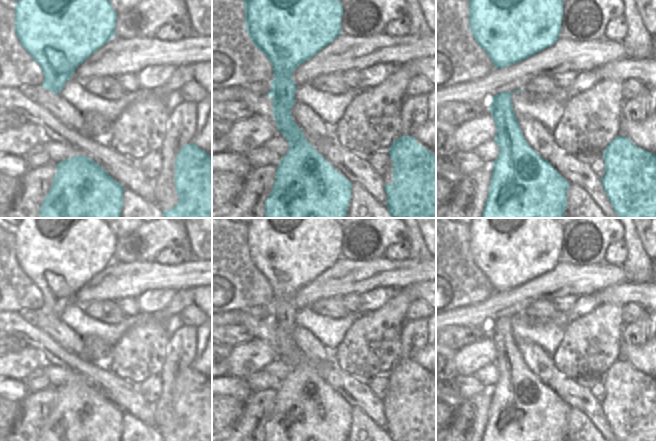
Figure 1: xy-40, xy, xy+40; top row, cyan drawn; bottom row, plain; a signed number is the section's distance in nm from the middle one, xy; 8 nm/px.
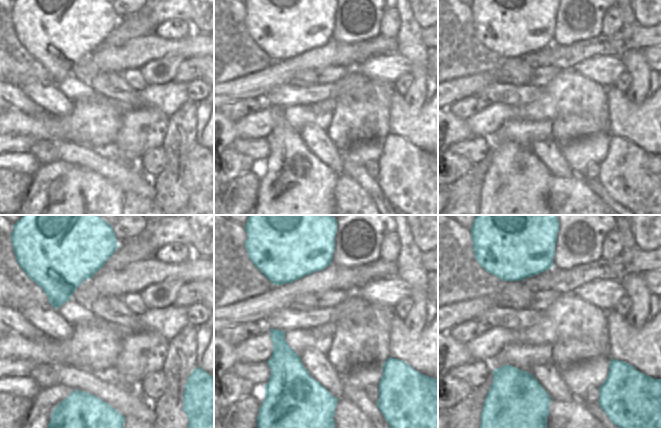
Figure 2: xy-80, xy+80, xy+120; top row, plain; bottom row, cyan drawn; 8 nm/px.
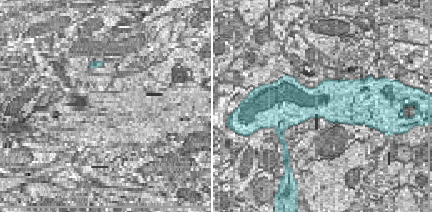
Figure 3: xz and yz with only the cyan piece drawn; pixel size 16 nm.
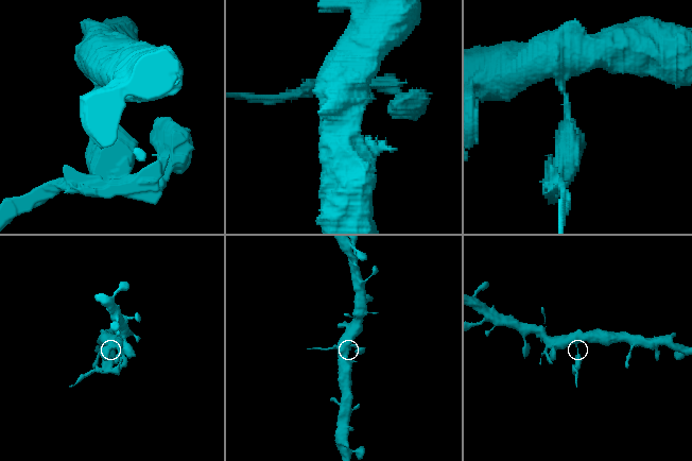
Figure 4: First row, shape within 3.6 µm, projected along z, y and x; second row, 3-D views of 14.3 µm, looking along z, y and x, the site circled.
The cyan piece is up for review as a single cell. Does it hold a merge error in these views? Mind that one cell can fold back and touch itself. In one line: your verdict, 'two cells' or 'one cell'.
two cells

